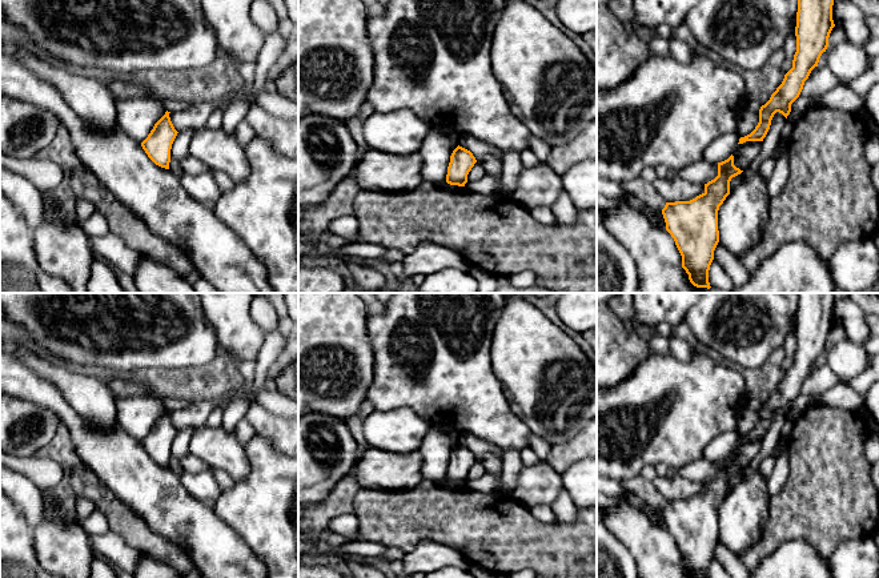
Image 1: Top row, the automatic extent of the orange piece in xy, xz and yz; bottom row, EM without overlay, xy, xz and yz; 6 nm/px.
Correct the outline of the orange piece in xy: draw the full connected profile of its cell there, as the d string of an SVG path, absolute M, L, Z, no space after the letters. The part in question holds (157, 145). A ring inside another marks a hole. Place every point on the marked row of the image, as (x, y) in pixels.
M170 112L165 115L154 124L148 137L141 143L143 149L148 157L158 166L169 169L170 149L177 136L170 117Z

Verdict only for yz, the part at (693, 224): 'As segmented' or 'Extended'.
As segmented

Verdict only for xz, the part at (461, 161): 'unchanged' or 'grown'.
unchanged

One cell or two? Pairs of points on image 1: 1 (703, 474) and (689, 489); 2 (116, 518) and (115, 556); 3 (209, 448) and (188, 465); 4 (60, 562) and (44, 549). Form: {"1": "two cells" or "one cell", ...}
{"1": "two cells", "2": "two cells", "3": "two cells", "4": "one cell"}

